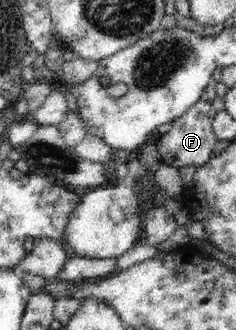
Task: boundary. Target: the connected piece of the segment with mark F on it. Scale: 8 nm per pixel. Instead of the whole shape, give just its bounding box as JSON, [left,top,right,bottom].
[156,97,218,170]

